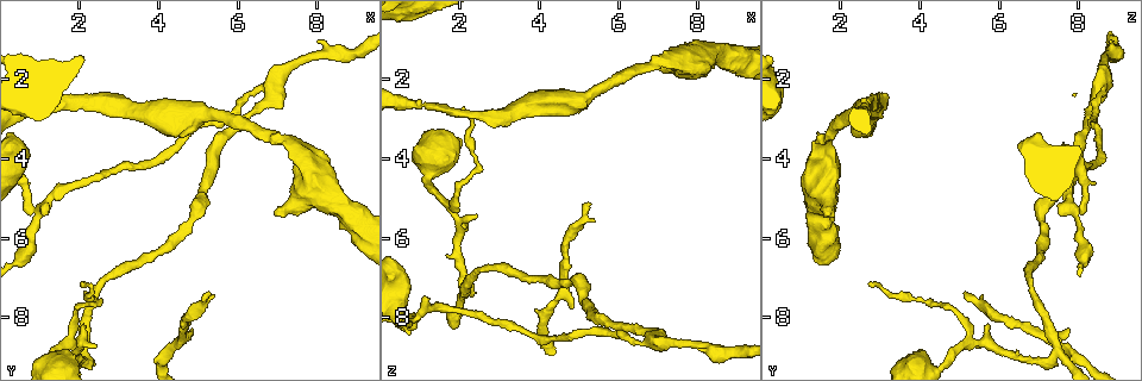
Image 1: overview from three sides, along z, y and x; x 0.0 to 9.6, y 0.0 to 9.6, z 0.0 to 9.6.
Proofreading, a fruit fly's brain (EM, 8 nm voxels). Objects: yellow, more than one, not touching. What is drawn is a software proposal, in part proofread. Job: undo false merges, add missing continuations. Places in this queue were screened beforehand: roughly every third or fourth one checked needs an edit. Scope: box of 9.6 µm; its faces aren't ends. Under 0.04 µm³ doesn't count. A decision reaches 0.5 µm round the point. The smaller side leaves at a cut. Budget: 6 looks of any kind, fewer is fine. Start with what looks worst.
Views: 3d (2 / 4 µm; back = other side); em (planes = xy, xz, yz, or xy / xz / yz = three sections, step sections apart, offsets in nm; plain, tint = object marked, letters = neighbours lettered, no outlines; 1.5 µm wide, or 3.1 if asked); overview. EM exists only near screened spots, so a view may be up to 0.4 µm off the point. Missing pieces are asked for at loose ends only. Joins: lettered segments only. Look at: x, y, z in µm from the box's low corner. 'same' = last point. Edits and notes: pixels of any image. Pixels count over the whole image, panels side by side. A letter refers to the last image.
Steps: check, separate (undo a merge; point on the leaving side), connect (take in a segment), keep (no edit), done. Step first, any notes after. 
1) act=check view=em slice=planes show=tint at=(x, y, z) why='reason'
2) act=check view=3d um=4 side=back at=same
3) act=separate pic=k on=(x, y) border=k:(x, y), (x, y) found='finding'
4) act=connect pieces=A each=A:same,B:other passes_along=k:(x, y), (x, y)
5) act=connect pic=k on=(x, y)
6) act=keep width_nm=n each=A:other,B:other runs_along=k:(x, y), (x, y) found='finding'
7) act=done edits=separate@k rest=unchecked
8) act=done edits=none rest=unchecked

act=check view=3d um=2 at=(5.25, 7.40, 5.10) why='free end'

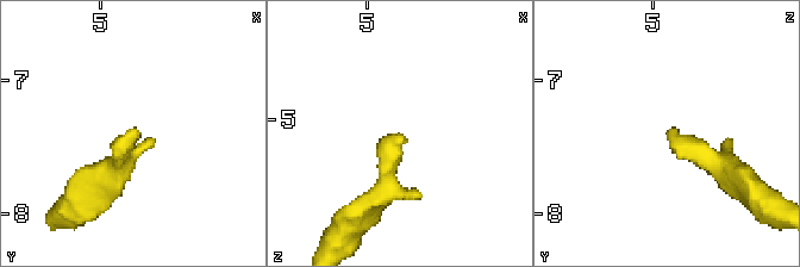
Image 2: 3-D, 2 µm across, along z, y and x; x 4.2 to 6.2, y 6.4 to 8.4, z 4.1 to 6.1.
act=check view=em slice=xy step=8 show=letters at=(5.24, 7.36, 5.12) why='now the EM'

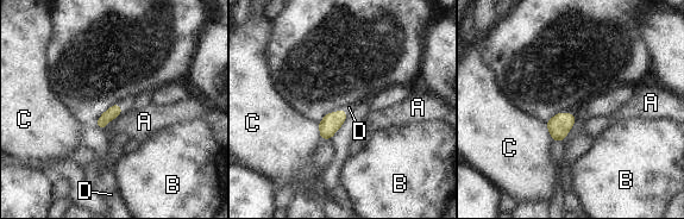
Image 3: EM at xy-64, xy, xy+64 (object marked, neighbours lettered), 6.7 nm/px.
act=connect pieces=D each=A:other,B:other,C:other,D:same found='the neuron continues'

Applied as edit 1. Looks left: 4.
act=check view=overview

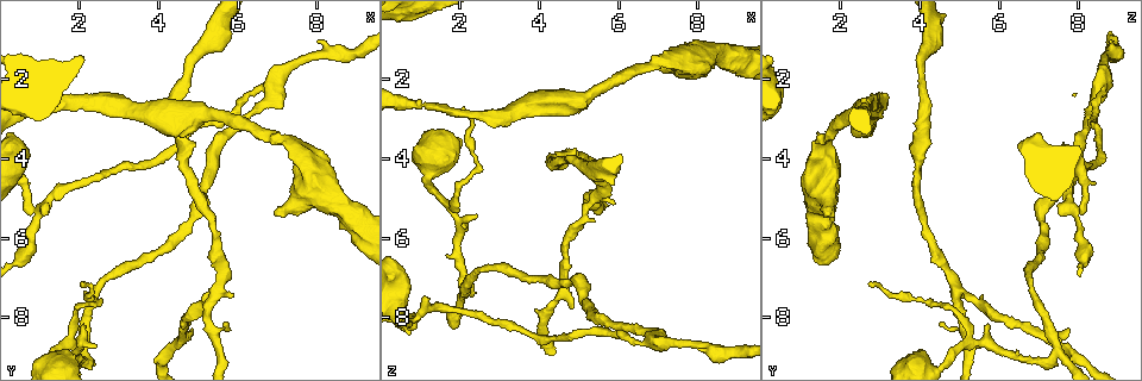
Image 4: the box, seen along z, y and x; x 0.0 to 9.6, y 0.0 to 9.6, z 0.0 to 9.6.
act=check view=3d um=2 at=(6.35, 2.50, 8.65)

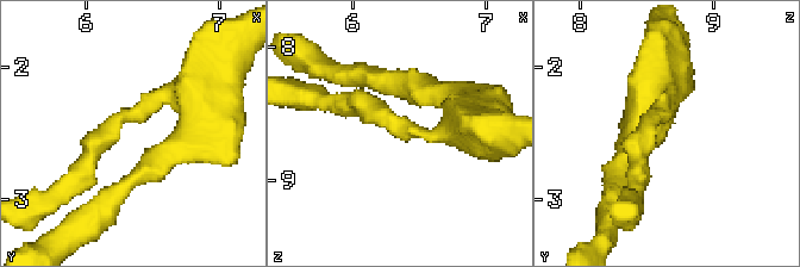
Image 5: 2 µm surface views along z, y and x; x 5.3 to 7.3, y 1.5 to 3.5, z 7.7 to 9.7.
act=check view=em slice=yz step=4 show=tint at=(6.34, 2.44, 8.68)

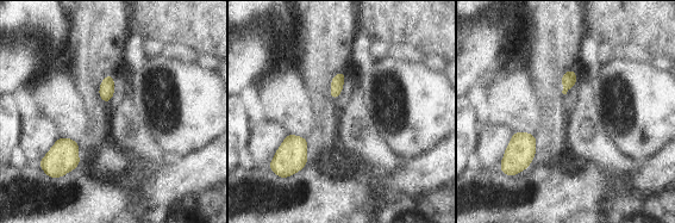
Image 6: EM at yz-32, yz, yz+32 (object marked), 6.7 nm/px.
act=check view=em slice=planes show=letters at=same

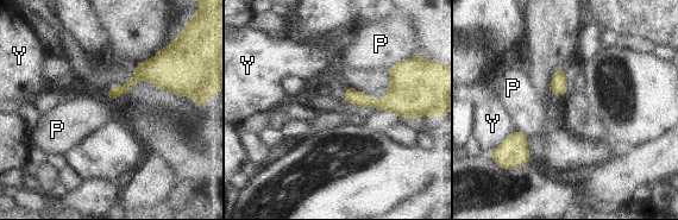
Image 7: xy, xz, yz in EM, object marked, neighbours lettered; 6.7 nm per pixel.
act=keep each=P:other,Y:other runs_along=7:(347, 93), (395, 104), (405, 113) found='none of them fits'

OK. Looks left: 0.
act=done edits=connect@3 rest=unchecked

